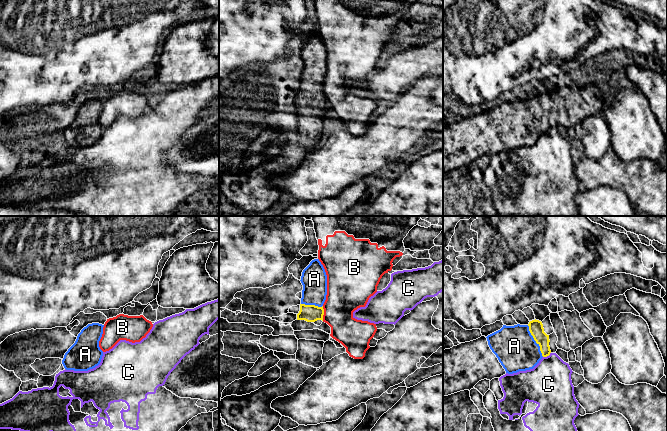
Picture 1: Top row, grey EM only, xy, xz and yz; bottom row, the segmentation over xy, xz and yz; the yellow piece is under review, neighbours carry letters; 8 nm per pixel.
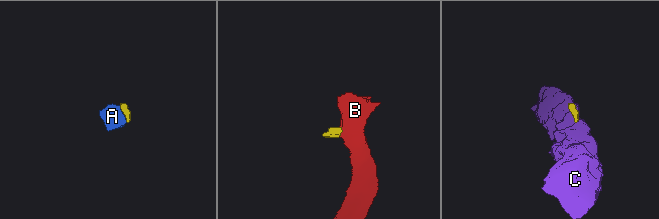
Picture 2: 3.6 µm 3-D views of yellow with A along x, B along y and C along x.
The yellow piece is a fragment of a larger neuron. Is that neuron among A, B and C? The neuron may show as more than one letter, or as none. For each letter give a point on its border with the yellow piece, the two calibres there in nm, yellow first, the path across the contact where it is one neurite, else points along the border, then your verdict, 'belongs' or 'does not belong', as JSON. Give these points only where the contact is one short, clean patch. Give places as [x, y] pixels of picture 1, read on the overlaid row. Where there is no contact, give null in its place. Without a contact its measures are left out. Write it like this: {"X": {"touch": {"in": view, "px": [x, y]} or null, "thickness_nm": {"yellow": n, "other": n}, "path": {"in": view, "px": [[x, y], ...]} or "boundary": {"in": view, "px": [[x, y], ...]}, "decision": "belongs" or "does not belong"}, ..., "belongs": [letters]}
{"A": {"touch": {"in": "yz", "px": [535, 340]}, "thickness_nm": {"yellow": 120, "other": 340}, "path": {"in": "yz", "px": [[536, 329], [535, 340], [523, 346], [514, 346]]}, "decision": "belongs"}, "B": {"touch": {"in": "xz", "px": [323, 313]}, "thickness_nm": {"yellow": 140, "other": 320}, "boundary": {"in": "xz", "px": [[322, 306], [323, 320]]}, "decision": "does not belong"}, "C": {"touch": {"in": "yz", "px": [547, 355]}, "thickness_nm": {"yellow": 120, "other": 360}, "boundary": {"in": "yz", "px": [[550, 352], [543, 357]]}, "decision": "does not belong"}, "belongs": ["A"]}

